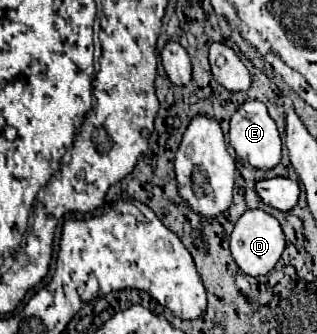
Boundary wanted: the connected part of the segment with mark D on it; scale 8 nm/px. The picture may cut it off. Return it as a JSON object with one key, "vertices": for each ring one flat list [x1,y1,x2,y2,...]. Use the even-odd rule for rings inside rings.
{"vertices":[[247,210,235,222,229,242,231,242,231,256,233,256,235,264,239,266,241,272,245,272,249,276,267,274,277,264,277,260,281,258,283,248,285,248,285,236,283,236,279,222,263,210]]}

